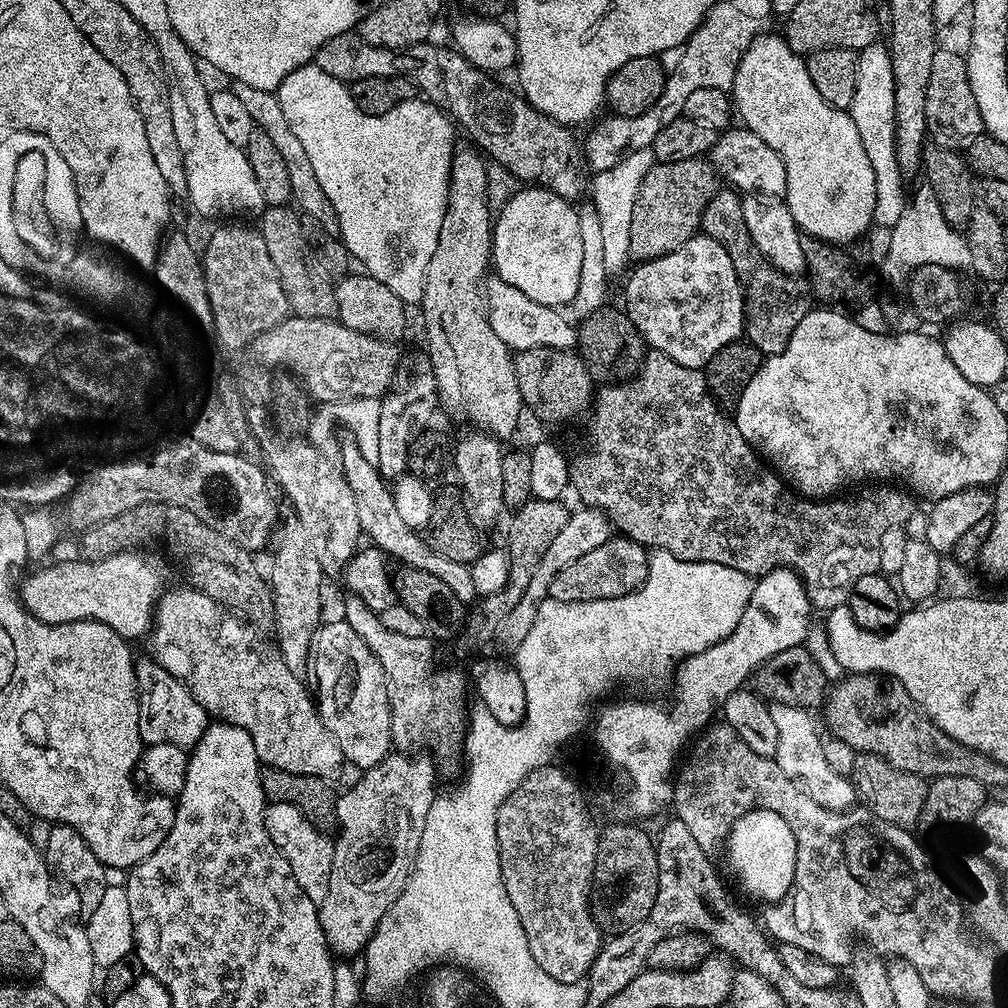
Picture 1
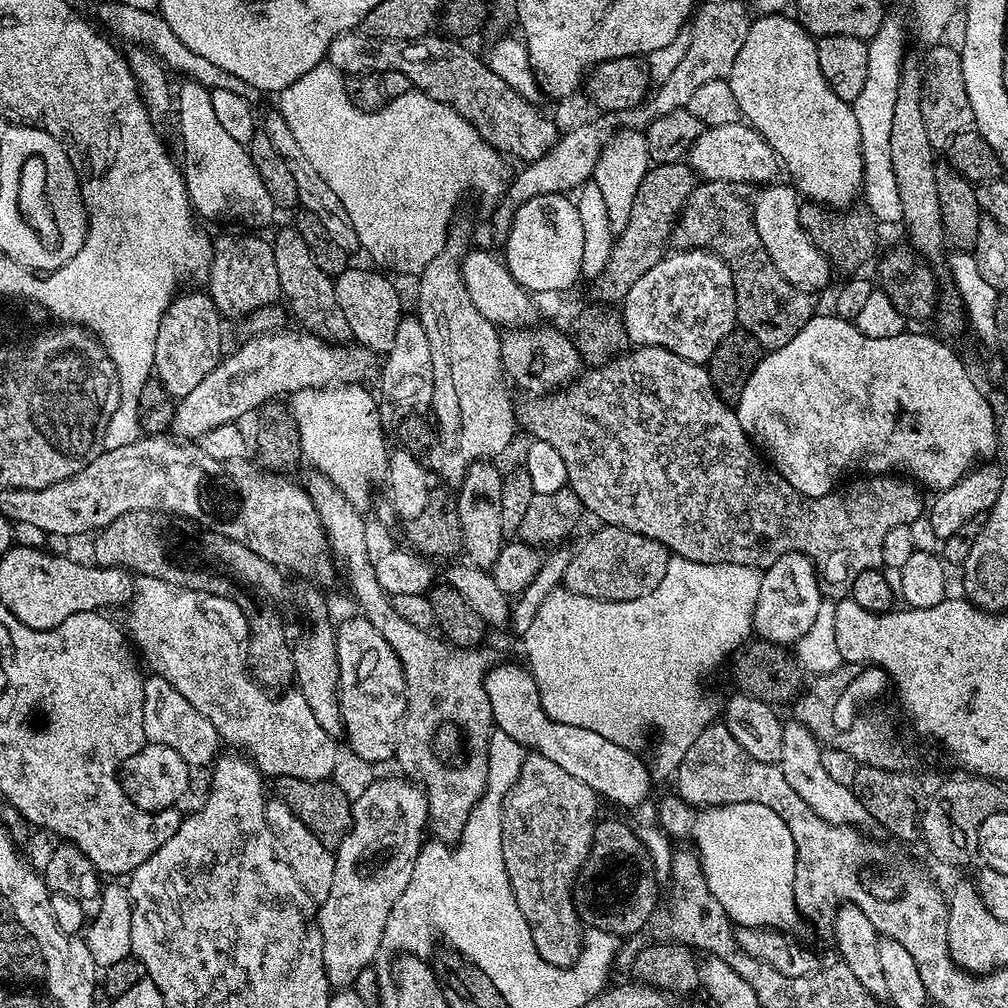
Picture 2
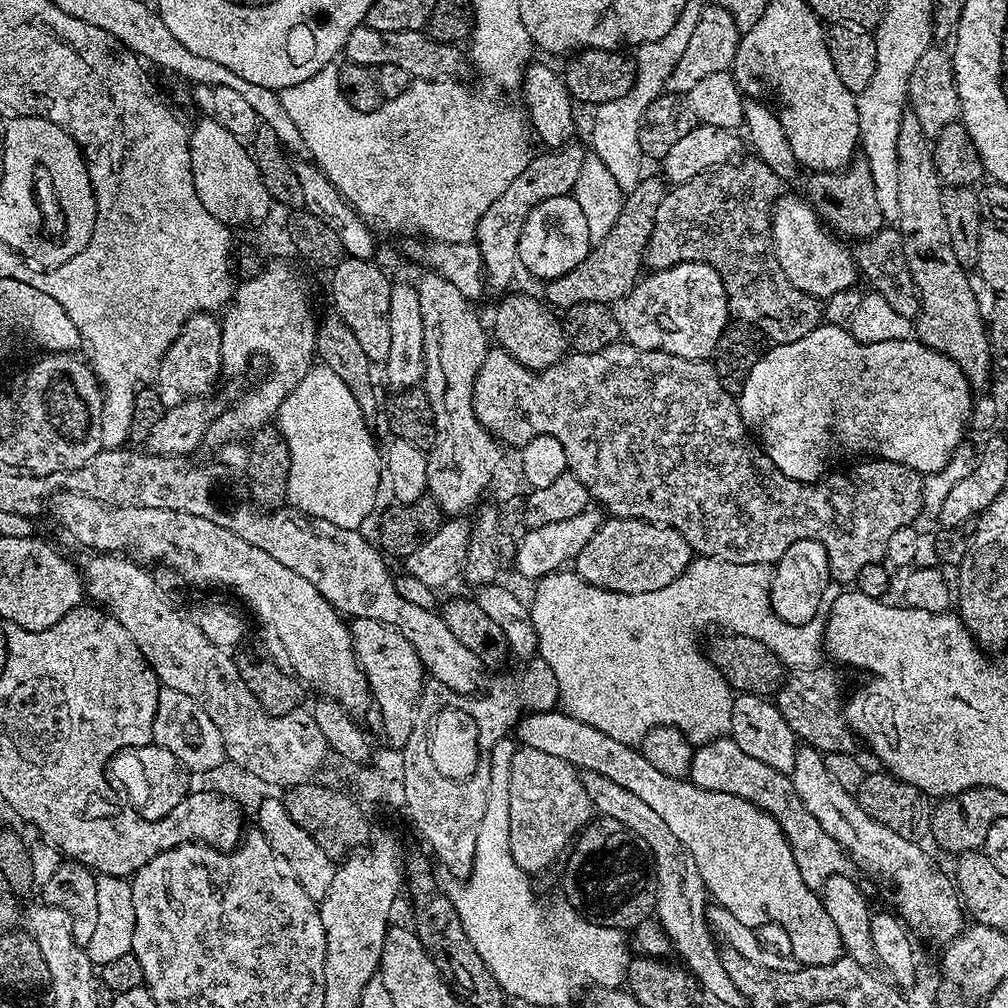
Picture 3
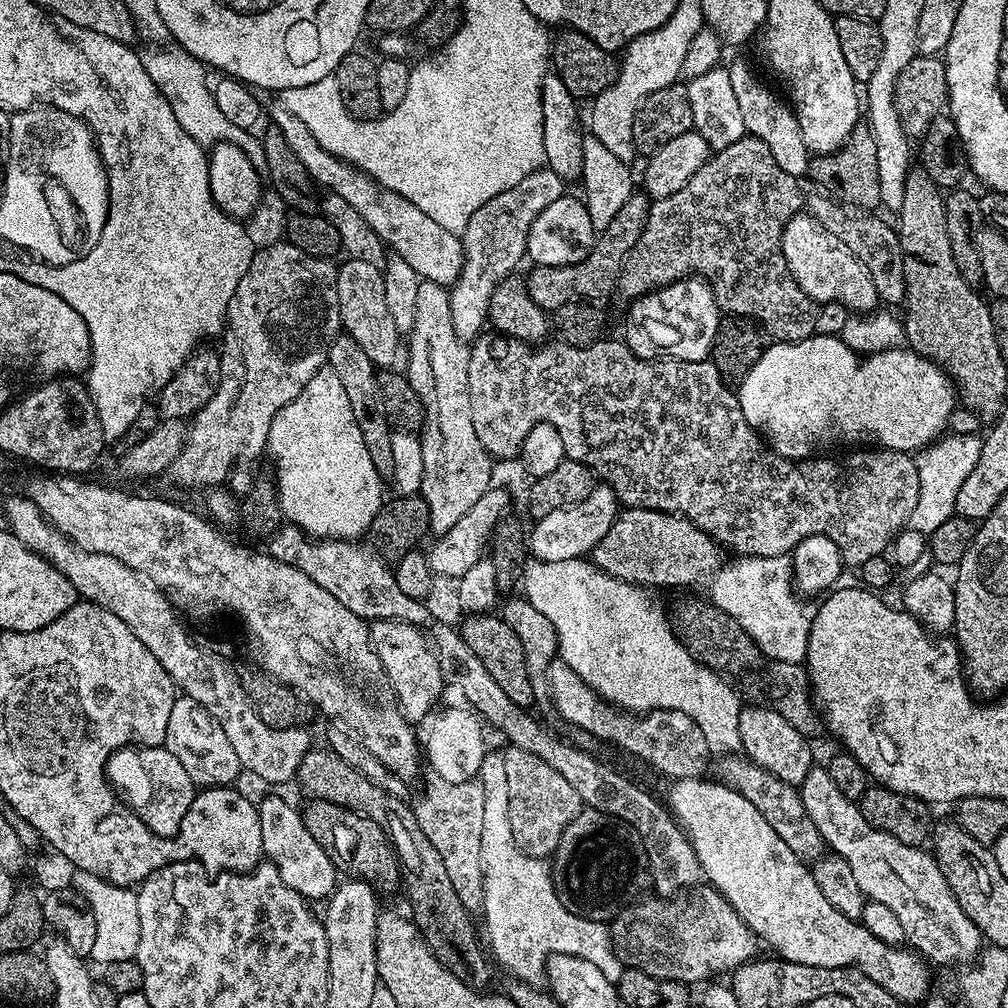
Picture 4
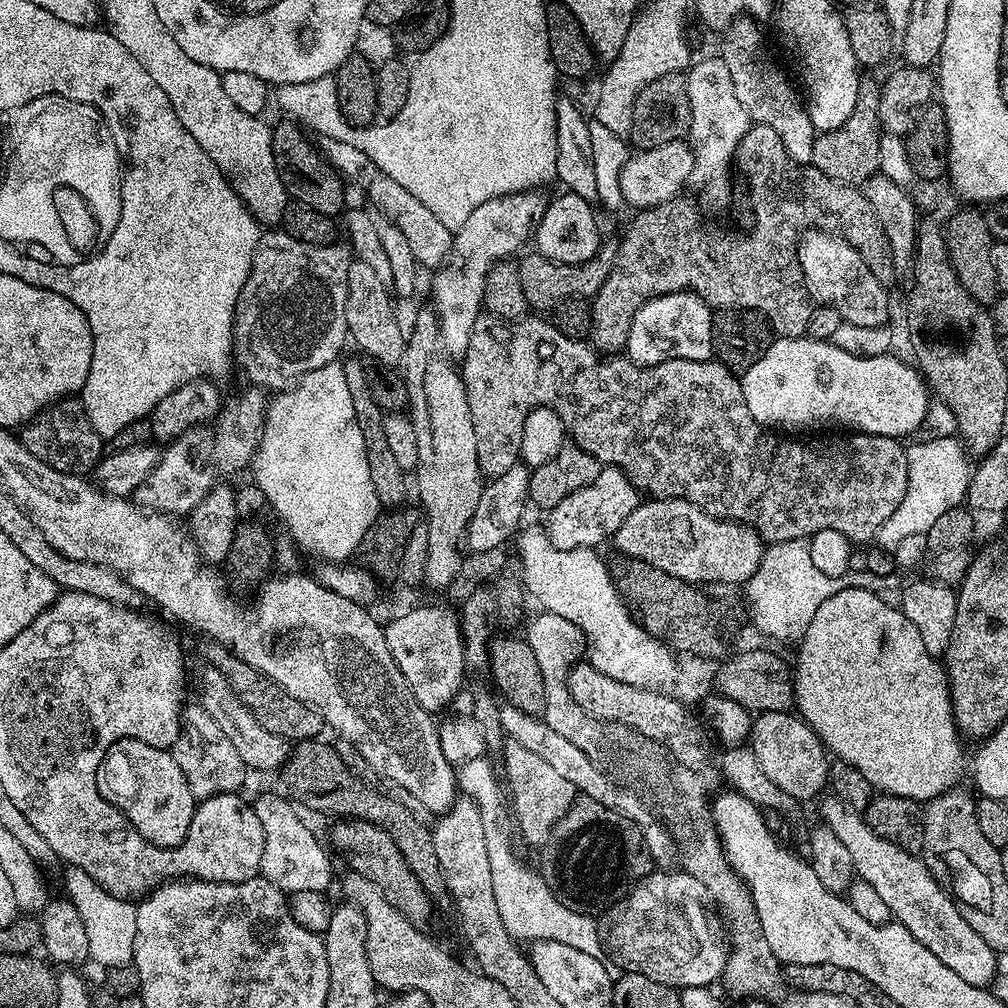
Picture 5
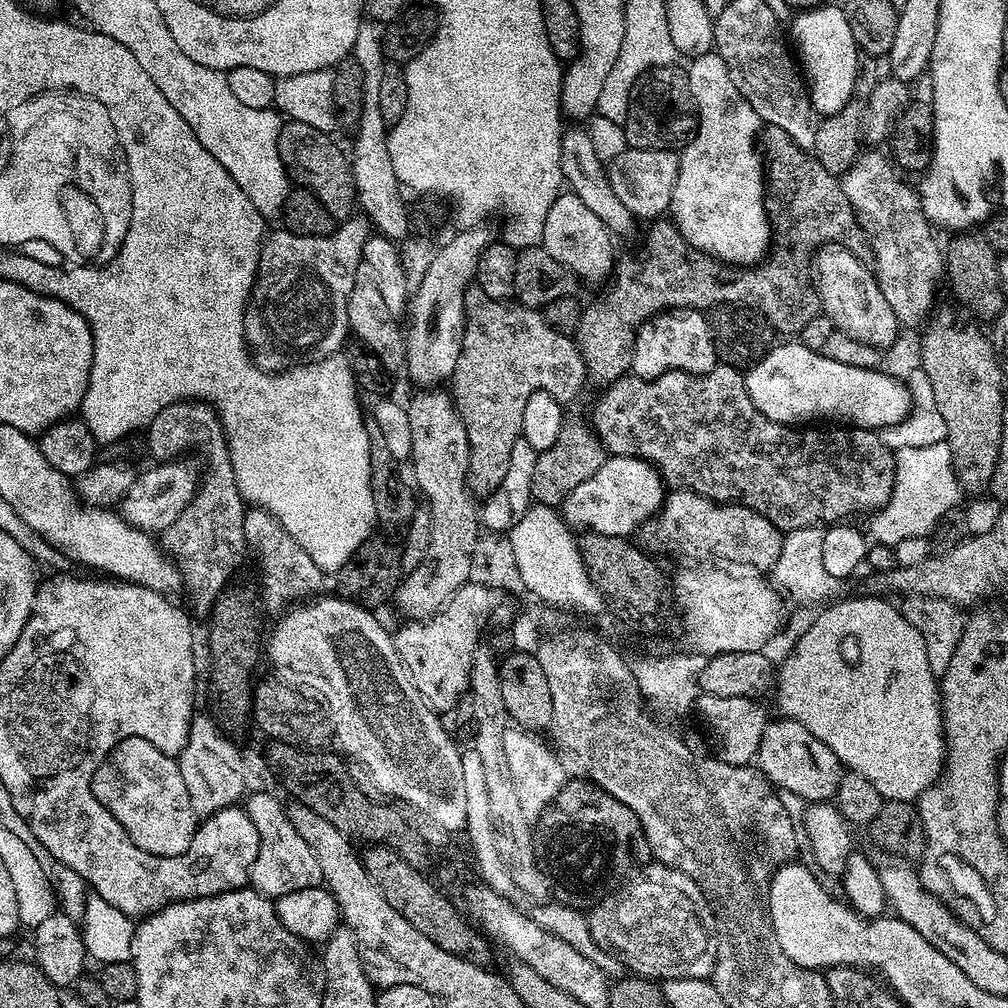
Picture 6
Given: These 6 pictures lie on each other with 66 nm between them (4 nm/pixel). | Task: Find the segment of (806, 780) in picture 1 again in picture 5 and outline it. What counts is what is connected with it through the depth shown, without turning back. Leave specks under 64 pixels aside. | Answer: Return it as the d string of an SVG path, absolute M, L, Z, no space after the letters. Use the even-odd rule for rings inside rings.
M825 795L820 802L820 816L824 819L821 820L823 827L834 830L834 838L840 839L846 845L846 850L850 850L850 858L854 858L857 877L866 881L870 886L874 886L874 890L882 897L882 902L890 906L892 920L906 926L906 930L910 930L910 934L914 934L914 938L918 938L918 942L922 942L922 946L926 946L926 950L930 950L930 954L934 954L938 962L950 966L950 970L954 970L958 978L970 982L970 986L988 988L991 980L996 976L997 949L991 948L982 938L982 934L974 930L974 926L970 926L966 918L962 918L956 901L933 878L923 859L917 853L902 850L902 846L894 846L894 842L886 842L886 838L874 834L864 821L863 815L855 808L847 808L837 796Z

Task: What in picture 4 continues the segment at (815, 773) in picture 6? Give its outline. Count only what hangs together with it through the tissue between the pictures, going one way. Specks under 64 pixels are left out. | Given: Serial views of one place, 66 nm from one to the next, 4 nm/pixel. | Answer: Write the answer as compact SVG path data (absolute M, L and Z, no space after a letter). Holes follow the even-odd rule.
M763 706L741 707L738 734L741 735L743 755L762 766L762 770L774 774L774 778L782 778L782 782L799 786L814 766L809 737L798 734L798 730L794 730L794 726L774 710Z

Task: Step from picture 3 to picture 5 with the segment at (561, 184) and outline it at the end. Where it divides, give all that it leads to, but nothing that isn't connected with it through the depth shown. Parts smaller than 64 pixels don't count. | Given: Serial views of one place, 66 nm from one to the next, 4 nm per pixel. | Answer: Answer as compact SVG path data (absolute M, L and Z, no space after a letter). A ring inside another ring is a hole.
M529 190L489 196L479 204L478 210L468 215L462 227L455 229L448 259L435 269L430 301L436 321L440 323L440 341L444 343L444 351L449 357L463 358L466 346L470 346L470 334L474 334L476 320L484 308L486 274L490 274L492 265L515 257L527 240L529 243L534 221L546 211L542 193L540 190Z

